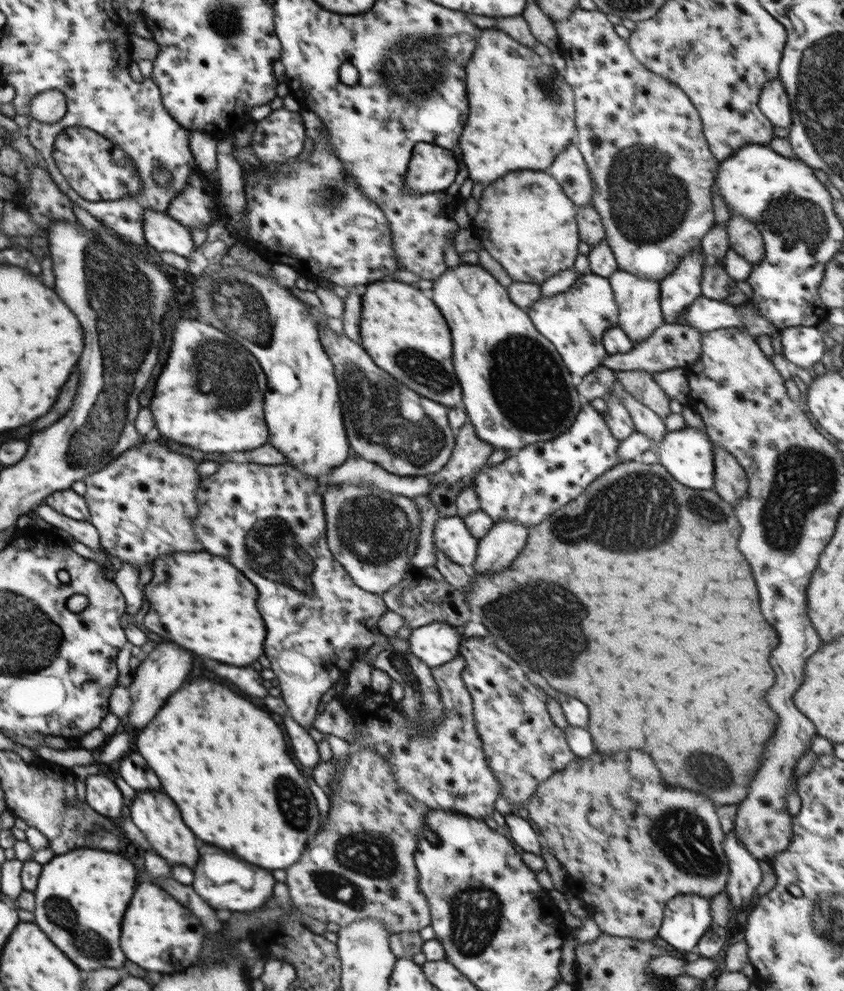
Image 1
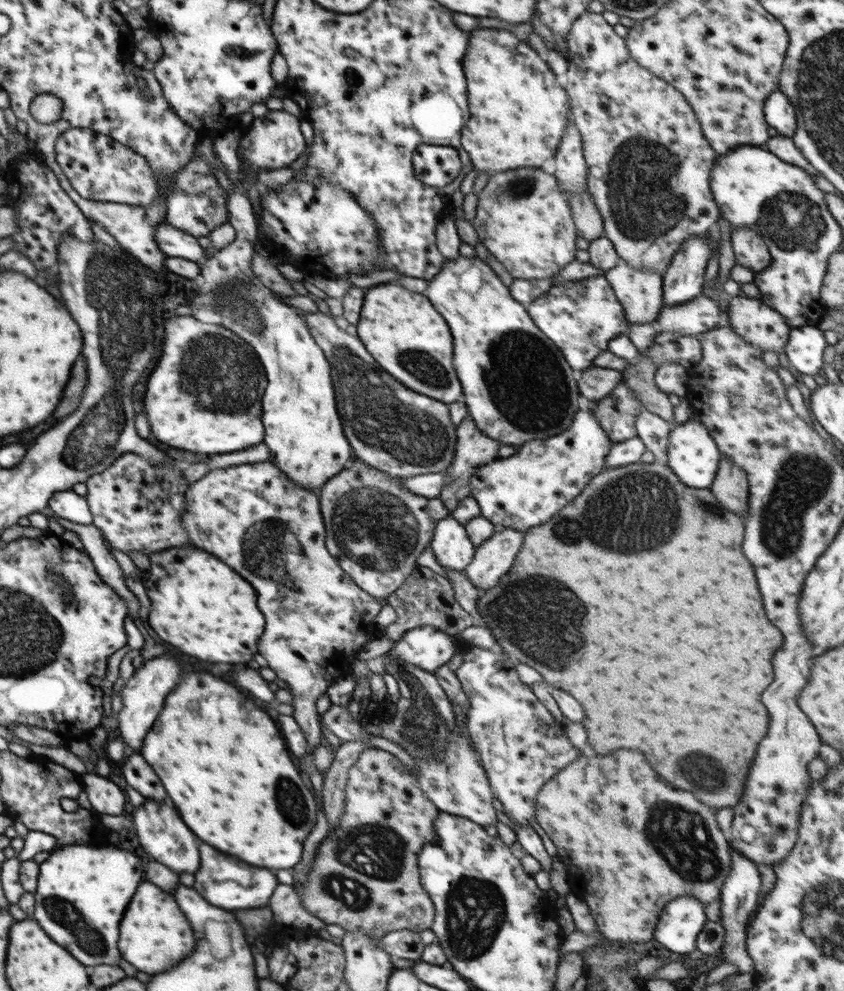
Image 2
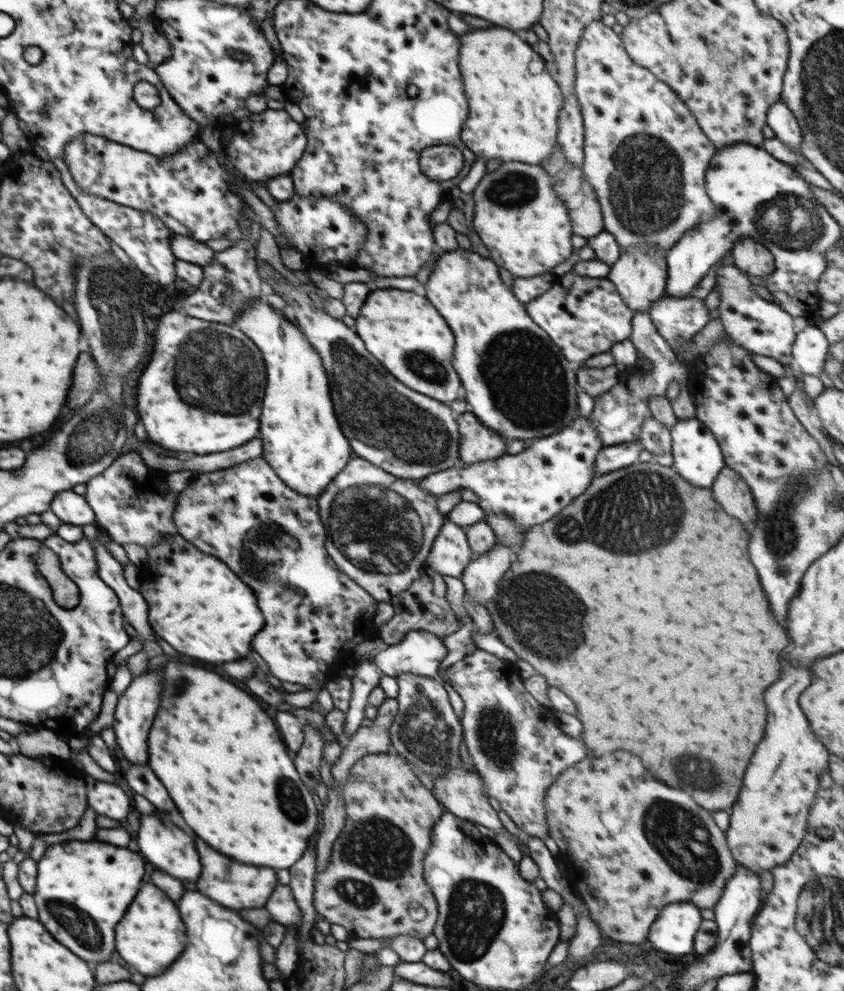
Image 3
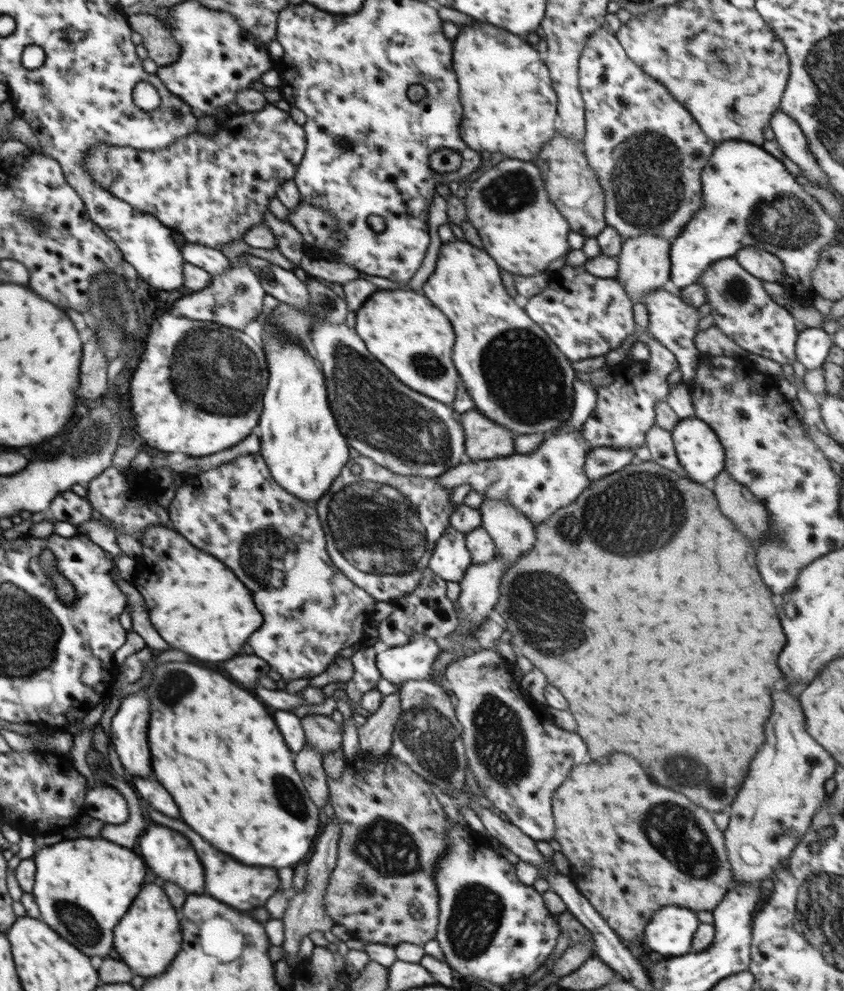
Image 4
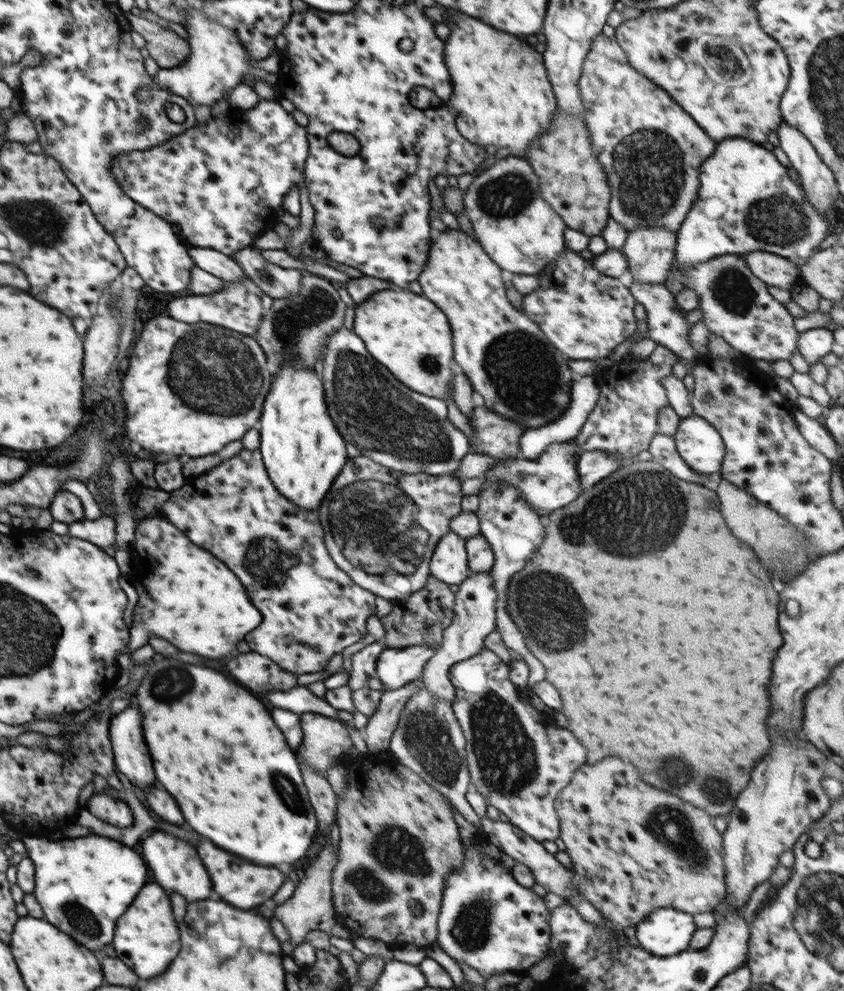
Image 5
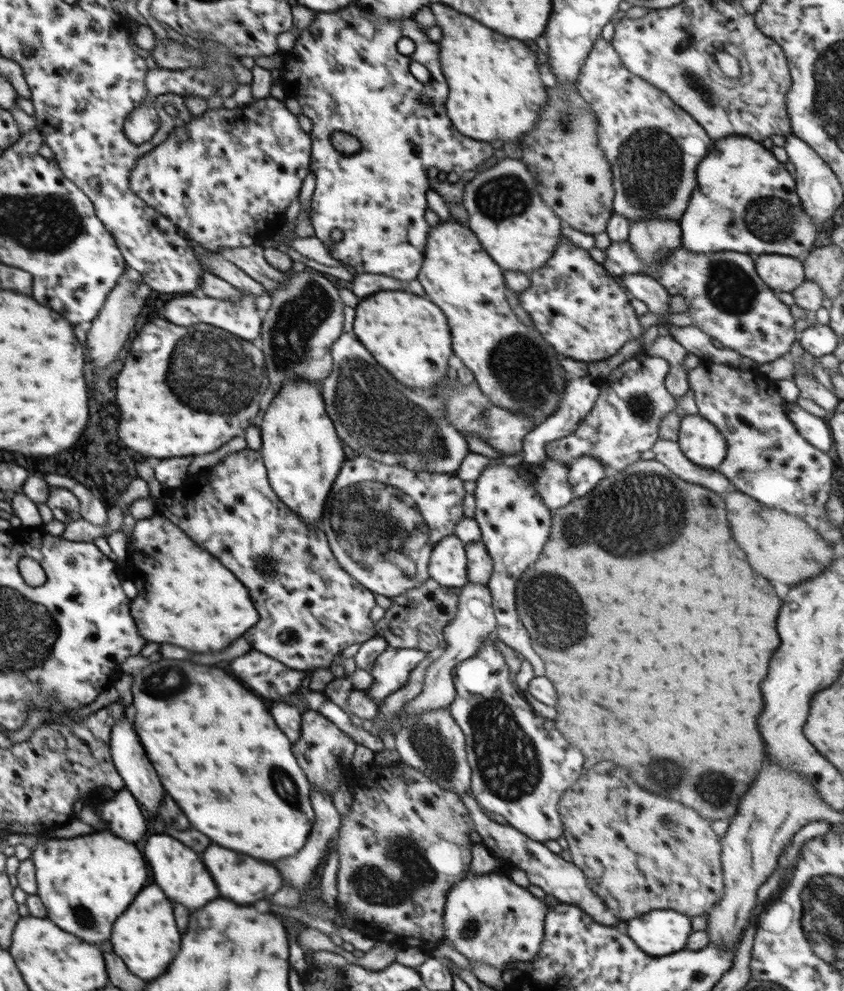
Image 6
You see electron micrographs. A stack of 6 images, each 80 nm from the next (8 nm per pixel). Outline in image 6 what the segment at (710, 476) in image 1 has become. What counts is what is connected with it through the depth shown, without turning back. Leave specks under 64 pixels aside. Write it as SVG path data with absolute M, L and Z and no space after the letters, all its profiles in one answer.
M700 415L681 417L677 443L688 460L706 469L718 468L727 453L724 435Z

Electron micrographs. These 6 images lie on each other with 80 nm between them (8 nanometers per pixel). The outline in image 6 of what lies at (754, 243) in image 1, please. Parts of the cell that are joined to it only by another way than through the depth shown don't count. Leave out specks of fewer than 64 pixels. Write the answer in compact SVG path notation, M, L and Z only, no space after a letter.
M764 253L755 254L758 276L779 292L792 292L806 281L803 261L794 257Z

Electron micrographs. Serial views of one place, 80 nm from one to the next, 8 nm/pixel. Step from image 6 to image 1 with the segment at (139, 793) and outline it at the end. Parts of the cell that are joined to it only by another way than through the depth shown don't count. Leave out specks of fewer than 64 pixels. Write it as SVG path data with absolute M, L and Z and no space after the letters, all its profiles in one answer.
M172 642L157 644L154 651L141 657L141 664L133 671L132 683L127 688L132 699L132 708L127 714L128 724L131 728L128 733L131 732L137 736L136 732L139 733L146 724L150 724L150 720L156 716L156 712L166 702L166 698L184 684L190 668L192 668L190 652L186 652L184 648L180 648Z

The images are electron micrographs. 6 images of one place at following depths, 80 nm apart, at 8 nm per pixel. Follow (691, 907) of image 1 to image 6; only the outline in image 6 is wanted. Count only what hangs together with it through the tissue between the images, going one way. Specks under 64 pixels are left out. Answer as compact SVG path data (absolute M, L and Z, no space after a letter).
M653 910L622 925L623 931L650 956L686 950L692 934L690 917L675 910Z

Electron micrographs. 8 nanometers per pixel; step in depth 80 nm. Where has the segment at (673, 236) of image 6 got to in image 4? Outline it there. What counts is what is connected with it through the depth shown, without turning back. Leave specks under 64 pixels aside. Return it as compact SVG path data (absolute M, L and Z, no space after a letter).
M655 234L635 236L623 241L622 250L617 256L619 269L615 278L622 283L634 303L641 302L646 293L661 289L671 279L670 249L671 242Z

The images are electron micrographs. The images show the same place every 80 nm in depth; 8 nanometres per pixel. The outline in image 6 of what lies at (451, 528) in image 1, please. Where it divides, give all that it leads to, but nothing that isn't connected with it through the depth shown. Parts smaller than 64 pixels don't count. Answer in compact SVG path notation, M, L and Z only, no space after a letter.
M454 534L433 546L429 560L429 579L442 587L464 587L468 582L465 544Z

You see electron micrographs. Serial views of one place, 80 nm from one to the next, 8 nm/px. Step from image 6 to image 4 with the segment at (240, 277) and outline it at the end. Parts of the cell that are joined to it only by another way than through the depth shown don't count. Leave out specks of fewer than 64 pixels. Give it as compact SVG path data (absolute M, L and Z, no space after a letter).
M187 242L181 249L185 262L199 266L212 274L225 274L231 268L231 262L221 250L204 244Z

